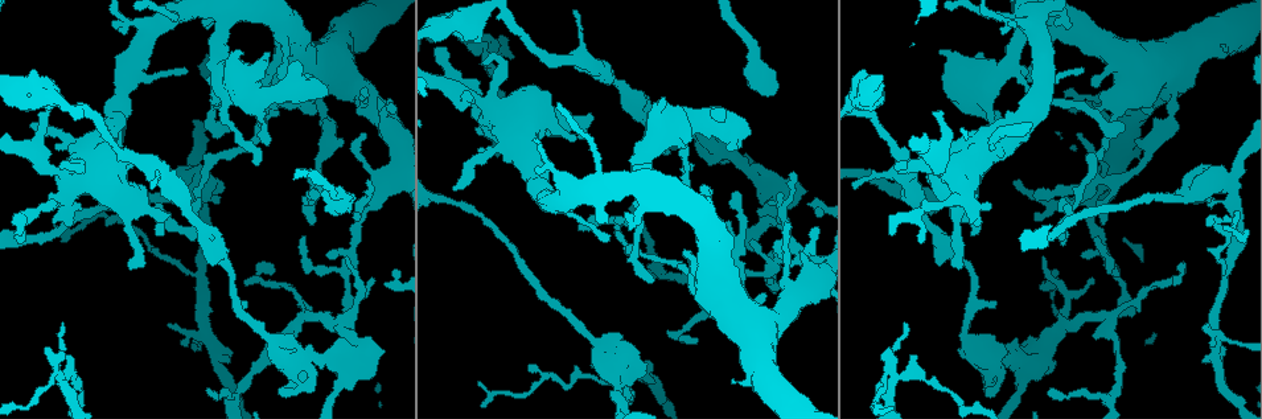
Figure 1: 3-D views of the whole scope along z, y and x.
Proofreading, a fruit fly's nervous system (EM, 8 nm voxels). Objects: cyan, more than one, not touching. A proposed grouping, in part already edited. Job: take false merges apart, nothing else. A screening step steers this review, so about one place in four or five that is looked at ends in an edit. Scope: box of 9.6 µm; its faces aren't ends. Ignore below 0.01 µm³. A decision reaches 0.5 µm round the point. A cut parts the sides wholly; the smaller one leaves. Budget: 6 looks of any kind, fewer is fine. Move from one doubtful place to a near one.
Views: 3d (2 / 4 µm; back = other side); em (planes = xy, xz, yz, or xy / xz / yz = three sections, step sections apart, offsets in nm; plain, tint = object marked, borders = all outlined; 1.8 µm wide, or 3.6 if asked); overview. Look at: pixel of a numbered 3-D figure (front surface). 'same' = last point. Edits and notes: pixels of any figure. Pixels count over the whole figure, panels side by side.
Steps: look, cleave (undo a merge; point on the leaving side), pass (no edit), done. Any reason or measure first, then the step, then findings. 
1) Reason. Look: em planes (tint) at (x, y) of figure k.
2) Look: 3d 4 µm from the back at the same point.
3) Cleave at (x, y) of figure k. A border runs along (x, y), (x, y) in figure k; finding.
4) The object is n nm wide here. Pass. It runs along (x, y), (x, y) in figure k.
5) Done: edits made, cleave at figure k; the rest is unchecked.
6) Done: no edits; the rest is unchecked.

Arms part here. Look: em xy step 4 (tint) at (334, 194) of figure 1.

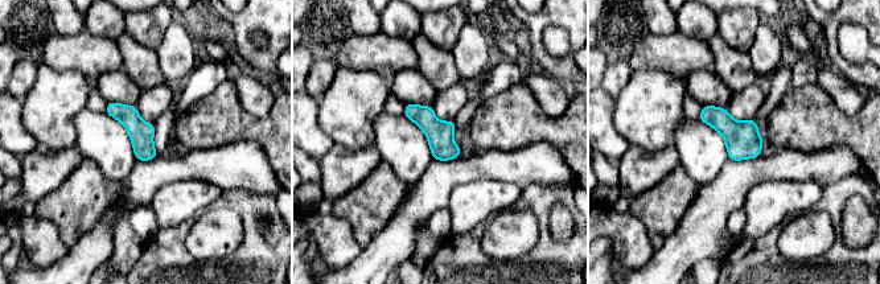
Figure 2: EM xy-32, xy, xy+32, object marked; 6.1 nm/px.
Look: em yz step 8 (tint) at the same point.

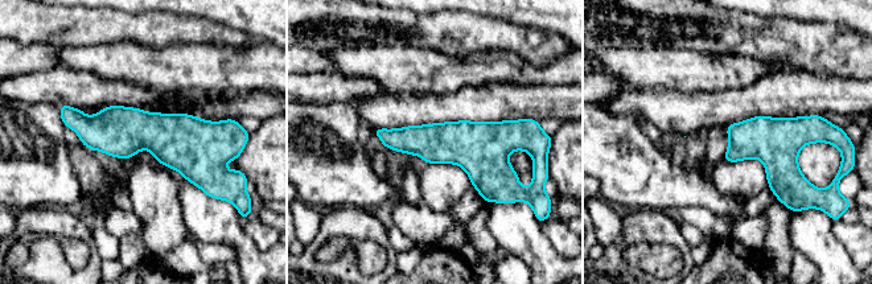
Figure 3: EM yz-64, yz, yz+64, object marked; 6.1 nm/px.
Pass. It runs along (66, 115), (93, 131), (217, 132) in figure 3; all the same neuron.

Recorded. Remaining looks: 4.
Abrupt turn. Look: 3d 2 µm at (53, 100) of figure 1.

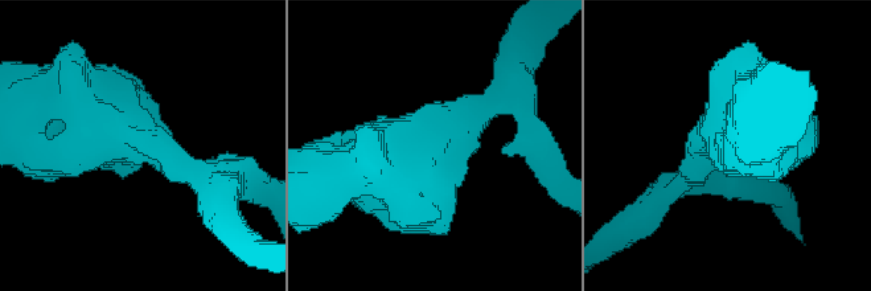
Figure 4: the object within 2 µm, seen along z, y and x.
Look: em xz step 4 (tint) at (436, 151) of figure 4.

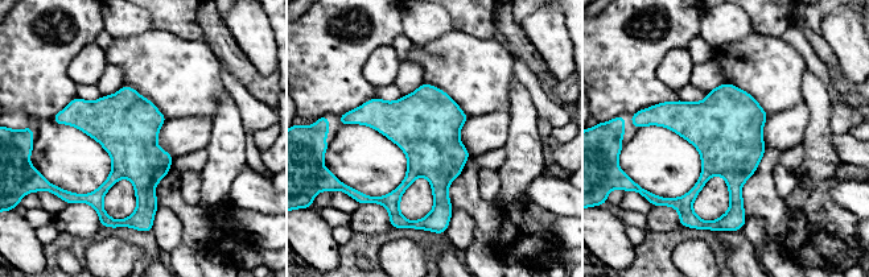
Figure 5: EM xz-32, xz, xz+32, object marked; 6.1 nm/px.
Look: em planes (tint) at the same point.

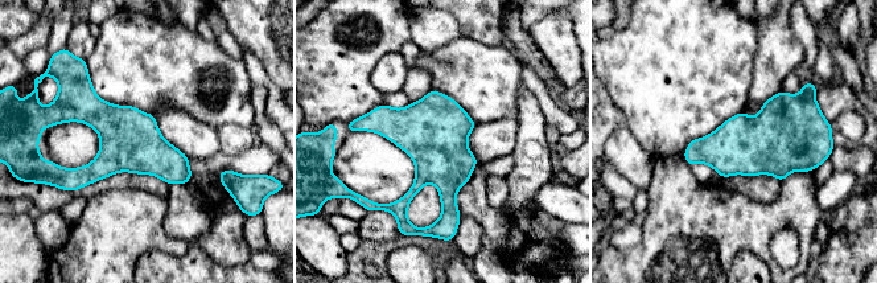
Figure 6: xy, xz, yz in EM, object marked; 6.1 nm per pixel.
Pass. One neuron here.

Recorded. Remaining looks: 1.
Done: no edits; the rest is unchecked.

